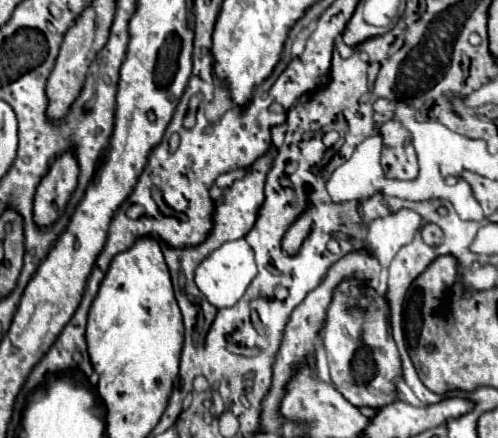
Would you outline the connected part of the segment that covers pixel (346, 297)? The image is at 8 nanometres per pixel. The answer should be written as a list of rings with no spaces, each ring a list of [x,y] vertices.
[[[343,281],[333,297],[323,327],[331,381],[335,389],[357,407],[385,407],[395,401],[393,379],[401,375],[401,361],[391,337],[387,299],[363,291],[357,281]]]

